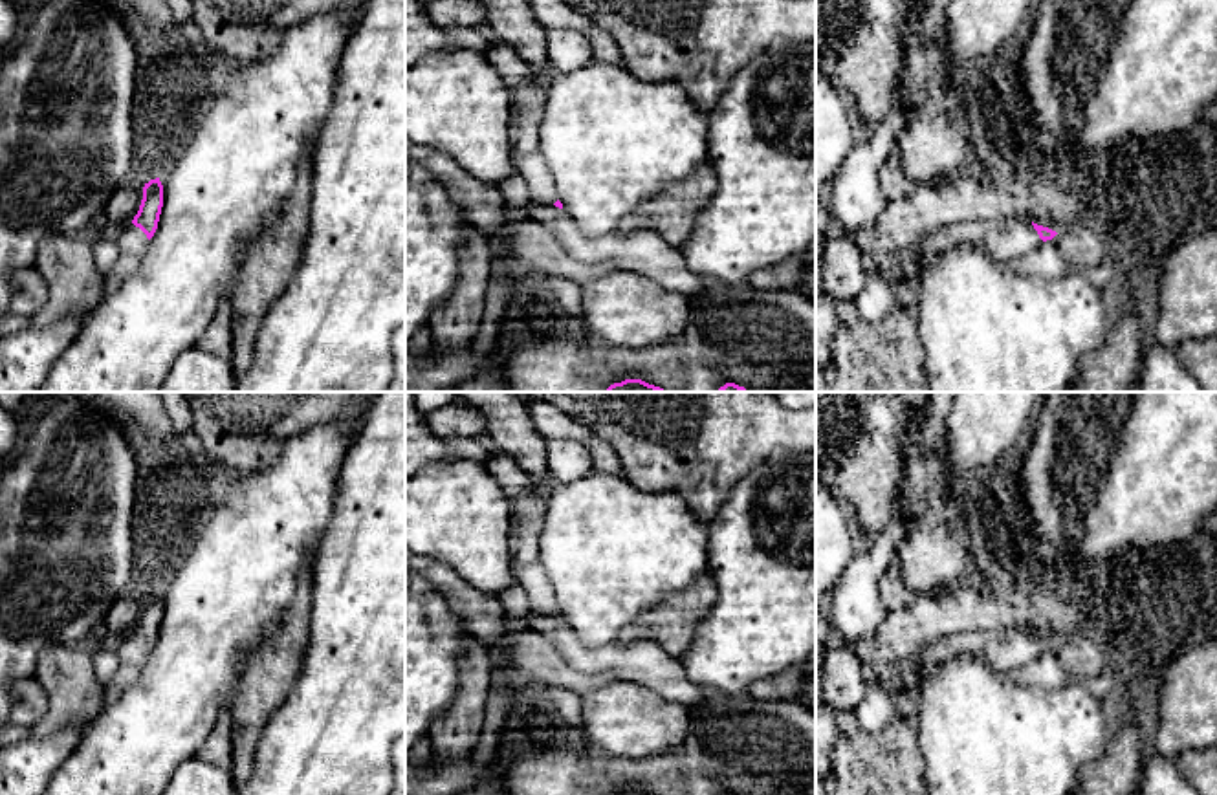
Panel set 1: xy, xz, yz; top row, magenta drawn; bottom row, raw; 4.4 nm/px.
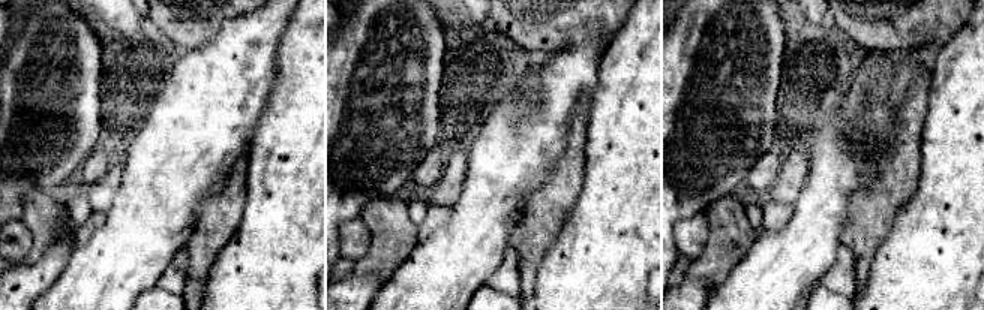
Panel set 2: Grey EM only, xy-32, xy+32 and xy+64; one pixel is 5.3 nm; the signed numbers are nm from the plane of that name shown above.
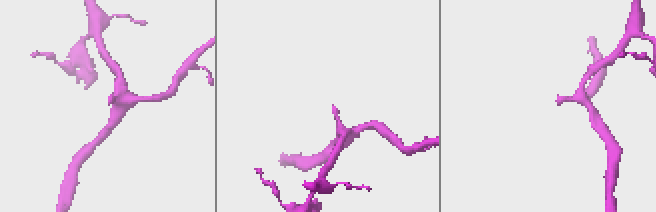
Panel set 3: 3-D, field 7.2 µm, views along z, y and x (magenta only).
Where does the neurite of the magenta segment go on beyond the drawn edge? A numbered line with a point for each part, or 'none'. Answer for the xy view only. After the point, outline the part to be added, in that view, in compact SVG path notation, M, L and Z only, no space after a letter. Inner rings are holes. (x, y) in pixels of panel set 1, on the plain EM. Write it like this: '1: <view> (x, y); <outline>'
1: xy (129, 649); M132 632L115 637L112 645L121 663L141 667L148 656L147 645Z

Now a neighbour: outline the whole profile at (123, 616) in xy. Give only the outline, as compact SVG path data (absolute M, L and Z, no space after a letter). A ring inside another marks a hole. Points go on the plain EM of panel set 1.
M130 590L123 594L104 615L103 626L112 639L134 630L143 610L143 594Z

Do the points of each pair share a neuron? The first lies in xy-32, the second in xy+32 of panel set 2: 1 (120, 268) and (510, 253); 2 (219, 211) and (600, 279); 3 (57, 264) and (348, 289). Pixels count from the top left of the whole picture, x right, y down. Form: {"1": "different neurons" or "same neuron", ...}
{"1": "different neurons", "2": "different neurons", "3": "same neuron"}

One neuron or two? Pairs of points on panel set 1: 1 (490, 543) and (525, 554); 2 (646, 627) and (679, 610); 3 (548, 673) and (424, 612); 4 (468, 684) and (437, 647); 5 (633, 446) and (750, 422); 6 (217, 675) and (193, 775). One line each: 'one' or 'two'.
1: two
2: one
3: two
4: two
5: one
6: two

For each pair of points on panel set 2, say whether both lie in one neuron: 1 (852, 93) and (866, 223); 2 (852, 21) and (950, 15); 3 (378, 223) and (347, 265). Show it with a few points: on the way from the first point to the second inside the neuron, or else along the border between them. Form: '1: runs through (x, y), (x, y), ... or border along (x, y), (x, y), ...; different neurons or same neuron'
1: runs through (885, 126), (896, 137), (896, 181), (890, 190); same neuron
2: runs through (876, 15), (926, 15); same neuron
3: border along (356, 261), (351, 271); different neurons

